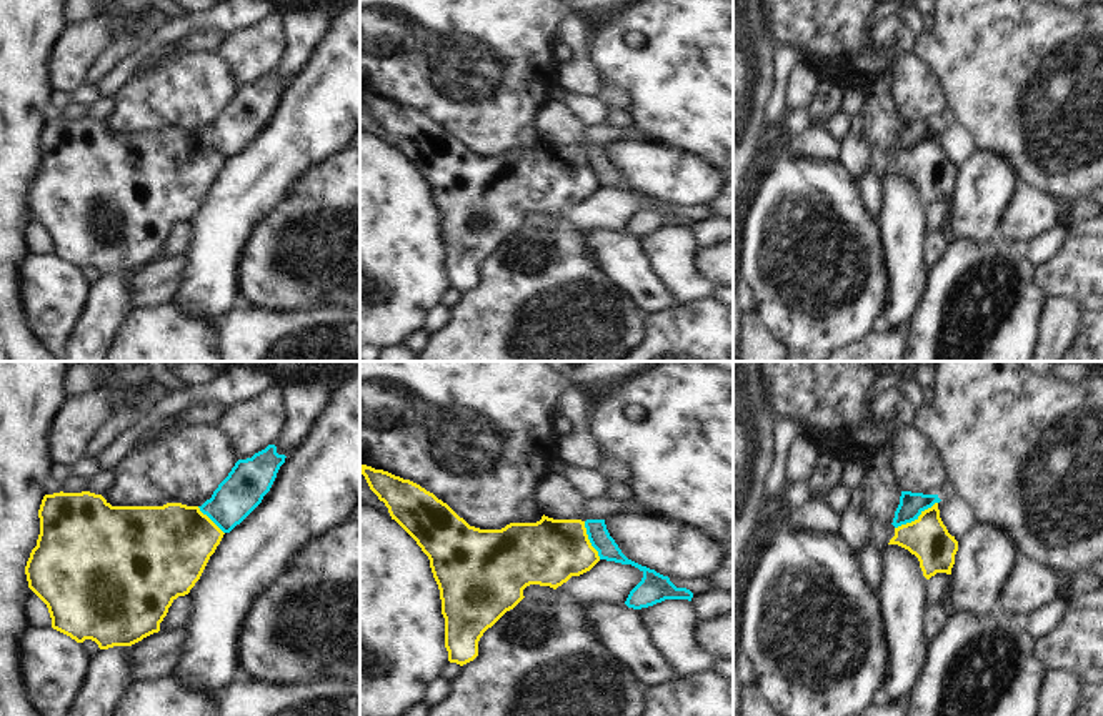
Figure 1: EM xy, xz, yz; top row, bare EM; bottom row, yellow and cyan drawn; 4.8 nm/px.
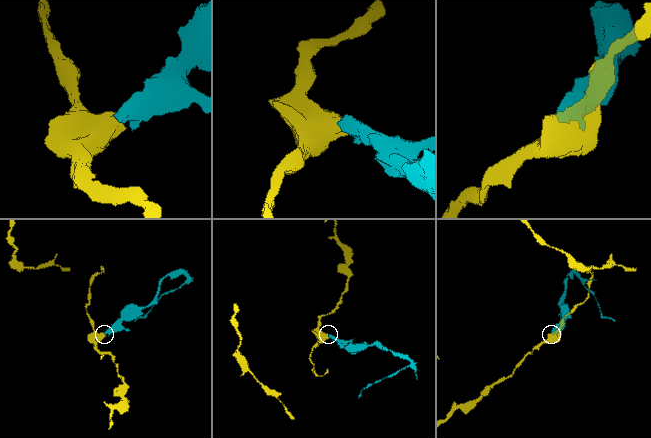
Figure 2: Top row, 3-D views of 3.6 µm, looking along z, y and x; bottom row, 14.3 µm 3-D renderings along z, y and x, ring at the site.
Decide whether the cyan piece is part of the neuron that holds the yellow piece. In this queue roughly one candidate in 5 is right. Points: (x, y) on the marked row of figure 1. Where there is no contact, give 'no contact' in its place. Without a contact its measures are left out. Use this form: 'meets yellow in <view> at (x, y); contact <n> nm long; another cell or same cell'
meets yellow in yz at (915, 520); contact 240 nm long; another cell

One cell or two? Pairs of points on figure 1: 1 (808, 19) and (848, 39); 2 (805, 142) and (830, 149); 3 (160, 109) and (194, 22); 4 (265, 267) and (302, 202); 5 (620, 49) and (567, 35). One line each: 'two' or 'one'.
1: one
2: one
3: two
4: one
5: two

